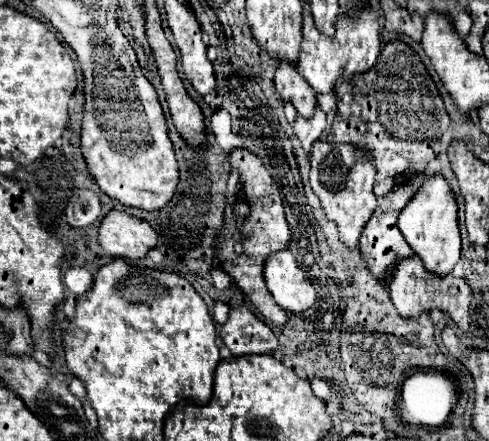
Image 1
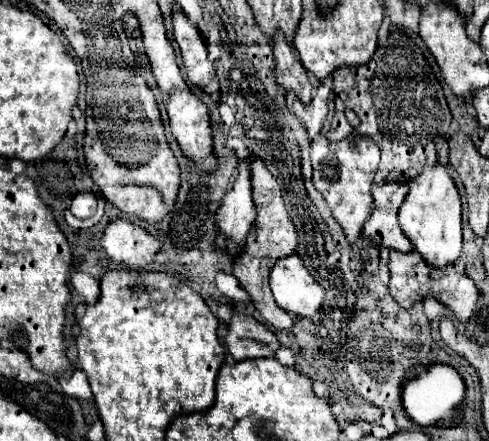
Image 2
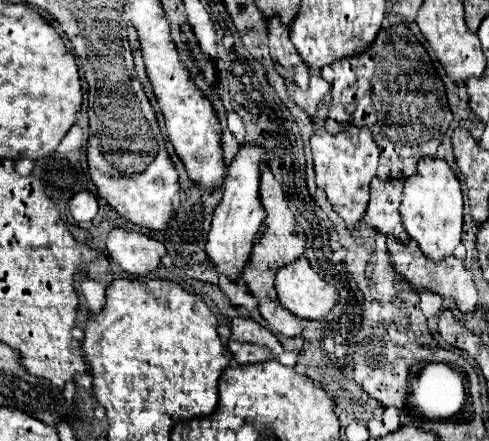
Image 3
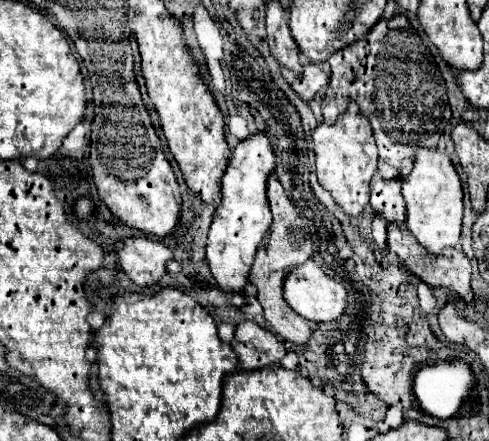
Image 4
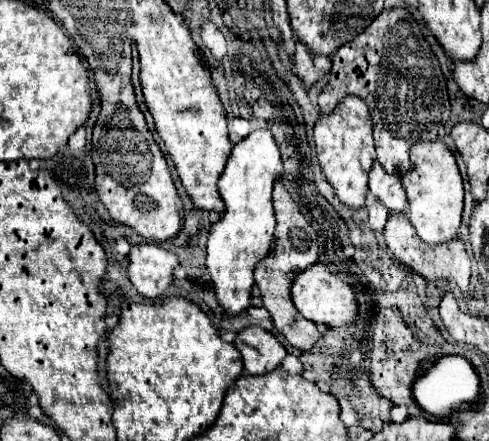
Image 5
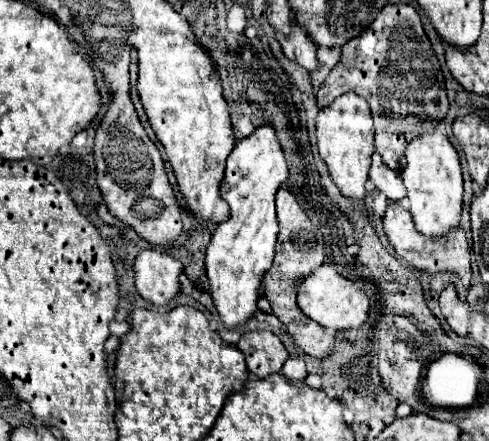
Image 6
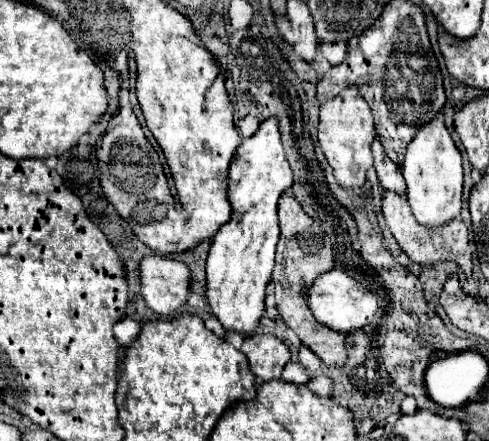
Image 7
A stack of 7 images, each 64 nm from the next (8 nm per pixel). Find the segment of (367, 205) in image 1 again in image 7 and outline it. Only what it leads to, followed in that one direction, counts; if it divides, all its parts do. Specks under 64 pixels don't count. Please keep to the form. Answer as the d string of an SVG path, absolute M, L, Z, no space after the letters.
M356 86L344 88L332 100L326 100L320 106L320 124L318 124L318 140L324 150L326 160L334 168L336 180L344 188L358 188L366 182L366 170L372 166L372 140L376 128L372 112L366 100L360 96Z

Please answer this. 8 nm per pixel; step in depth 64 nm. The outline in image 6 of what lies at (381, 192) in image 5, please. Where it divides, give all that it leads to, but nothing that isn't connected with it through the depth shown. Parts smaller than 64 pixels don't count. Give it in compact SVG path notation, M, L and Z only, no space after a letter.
M378 152L372 154L370 178L372 178L376 190L380 190L382 194L386 194L386 198L388 198L390 202L400 202L400 200L406 196L404 184L402 184L402 180L400 180L400 172L388 168Z

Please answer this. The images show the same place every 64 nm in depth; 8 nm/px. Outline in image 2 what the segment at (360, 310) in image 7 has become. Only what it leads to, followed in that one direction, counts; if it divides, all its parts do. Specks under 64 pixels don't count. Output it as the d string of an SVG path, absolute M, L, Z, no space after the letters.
M298 254L282 258L270 272L270 288L274 300L292 316L314 318L324 304L324 288L304 266Z

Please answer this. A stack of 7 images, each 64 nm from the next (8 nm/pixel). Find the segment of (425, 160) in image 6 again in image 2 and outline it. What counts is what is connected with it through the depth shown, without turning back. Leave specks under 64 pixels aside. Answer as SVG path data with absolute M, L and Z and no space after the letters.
M436 162L428 168L424 168L420 172L420 176L416 176L408 182L408 196L404 198L404 204L398 210L398 220L400 220L400 228L406 234L406 238L424 256L424 260L428 264L432 264L434 268L446 268L446 264L456 262L456 258L460 256L460 250L462 250L462 202L460 202L460 194L454 184L454 178L450 176L450 172L446 170L444 164Z

